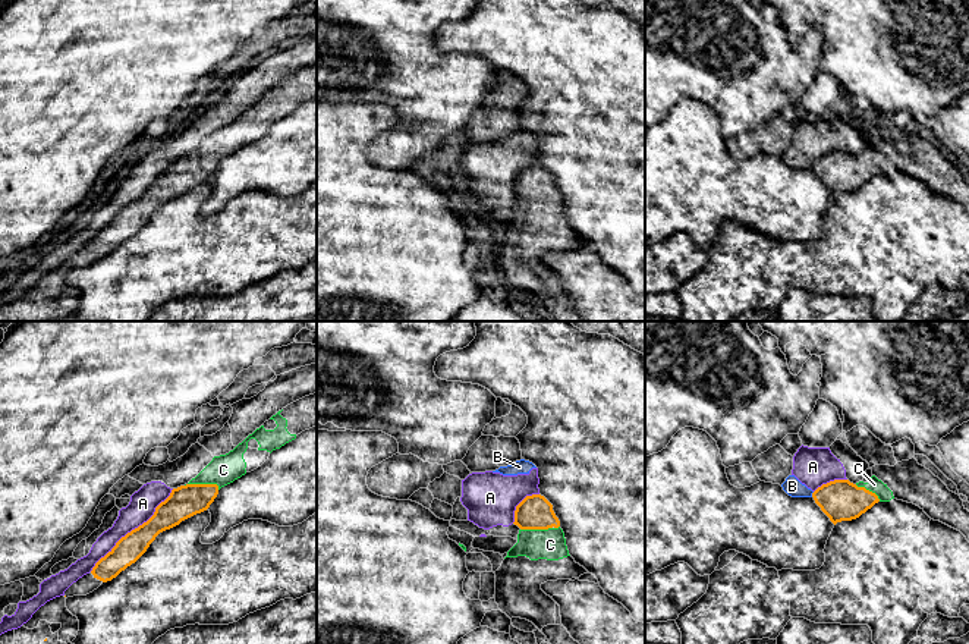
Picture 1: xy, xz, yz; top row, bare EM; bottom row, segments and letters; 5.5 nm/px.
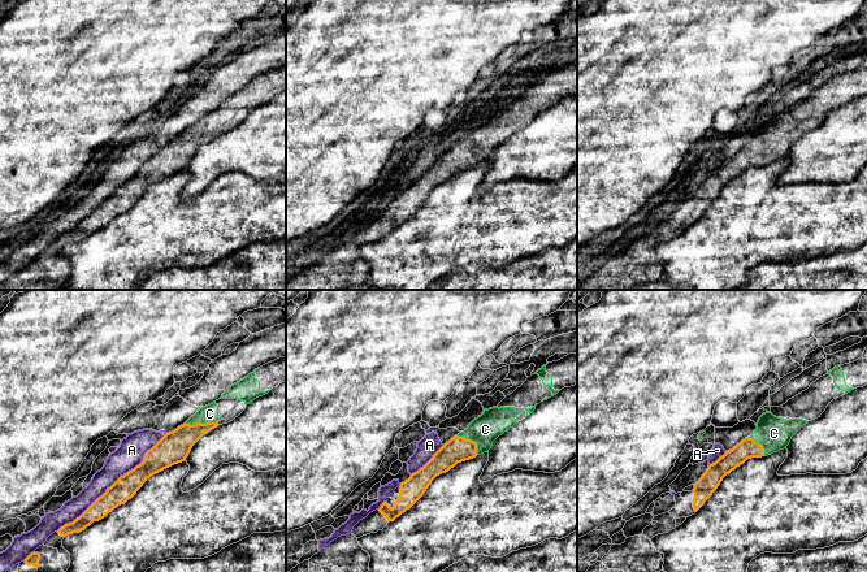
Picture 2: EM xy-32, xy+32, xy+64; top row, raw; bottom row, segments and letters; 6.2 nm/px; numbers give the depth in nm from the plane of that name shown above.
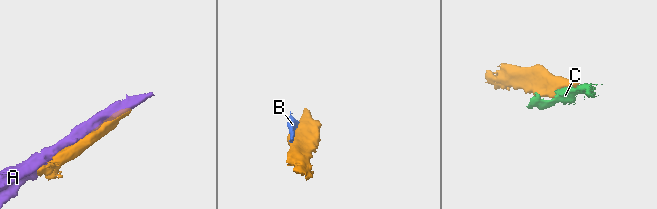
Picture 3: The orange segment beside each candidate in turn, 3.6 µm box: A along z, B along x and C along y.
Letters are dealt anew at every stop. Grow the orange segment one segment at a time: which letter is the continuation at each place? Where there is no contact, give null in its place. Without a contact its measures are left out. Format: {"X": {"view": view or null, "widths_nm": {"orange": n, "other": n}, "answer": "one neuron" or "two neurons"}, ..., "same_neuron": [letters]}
{"A": {"view": "xy", "widths_nm": {"orange": 150, "other": 150}, "answer": "two neurons"}, "B": {"view": "yz", "widths_nm": {"orange": 220, "other": 100}, "answer": "two neurons"}, "C": {"view": "xy", "widths_nm": {"orange": 180, "other": 160}, "answer": "one neuron"}, "same_neuron": ["C"]}

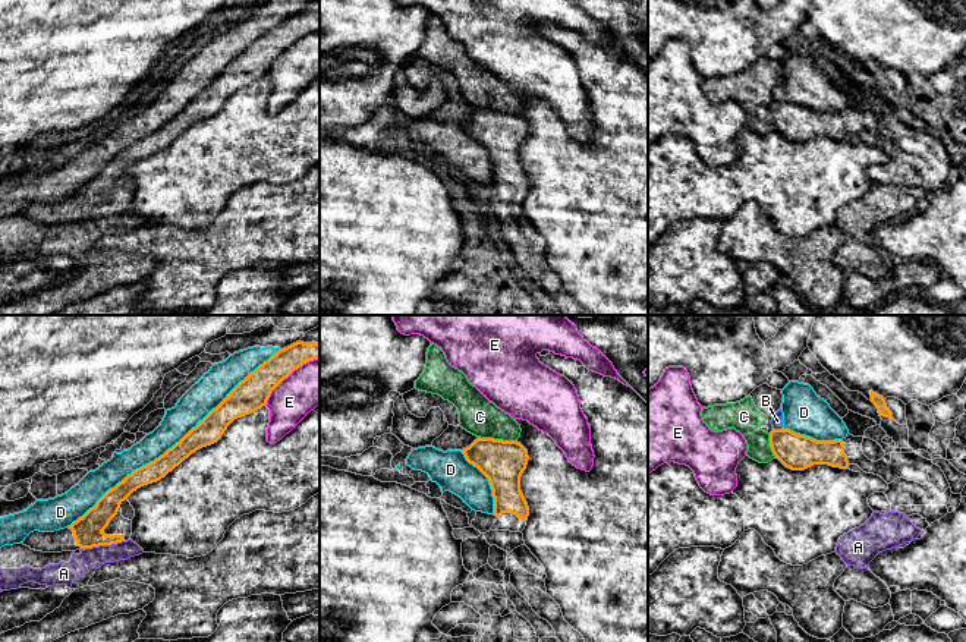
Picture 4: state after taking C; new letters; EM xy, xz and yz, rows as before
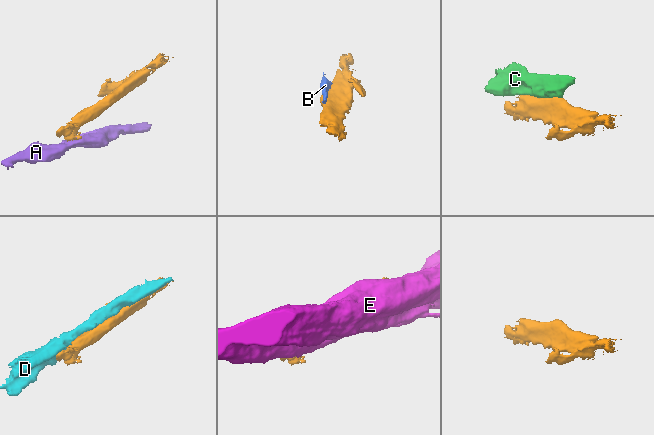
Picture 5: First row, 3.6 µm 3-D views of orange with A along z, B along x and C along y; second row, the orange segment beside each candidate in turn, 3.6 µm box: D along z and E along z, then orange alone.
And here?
{"A": {"view": "xy", "widths_nm": {"orange": 160, "other": 110}, "answer": "two neurons"}, "B": {"view": "yz", "widths_nm": {"orange": 200, "other": 70}, "answer": "two neurons"}, "C": {"view": "xz", "widths_nm": {"orange": 240, "other": 200}, "answer": "two neurons"}, "D": {"view": "xy", "widths_nm": {"orange": 140, "other": 170}, "answer": "two neurons"}, "E": {"view": "xy", "widths_nm": {"orange": 180, "other": 260}, "answer": "two neurons"}, "same_neuron": []}

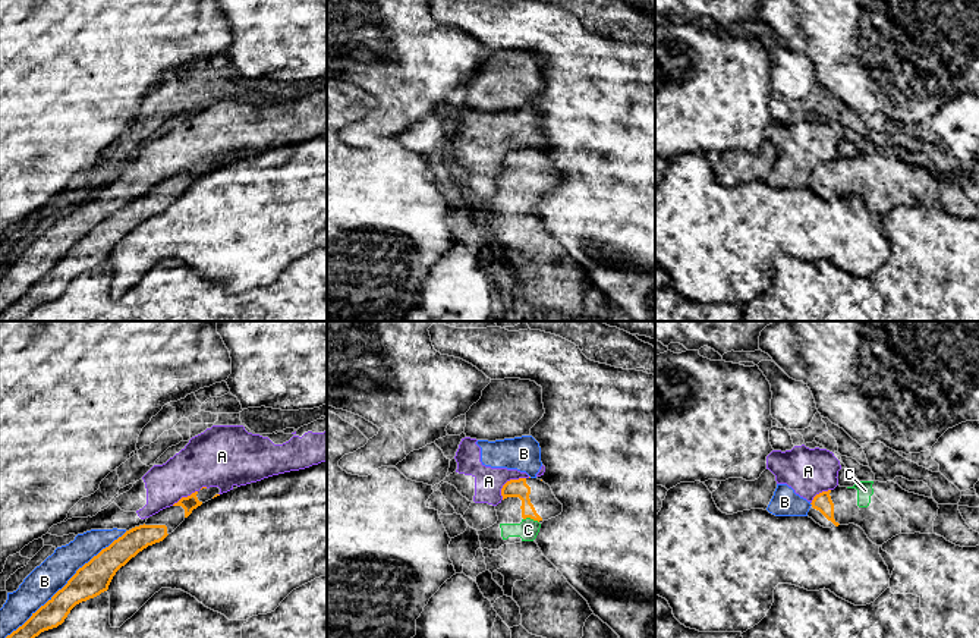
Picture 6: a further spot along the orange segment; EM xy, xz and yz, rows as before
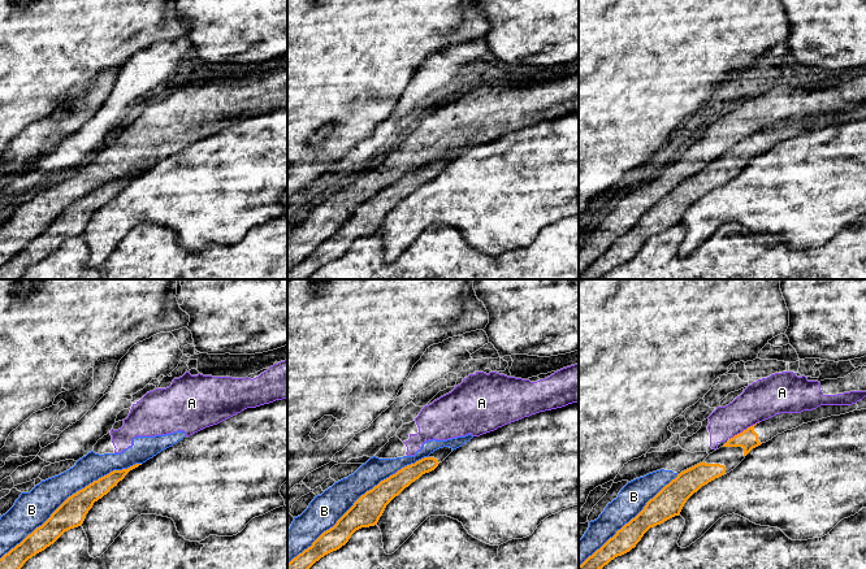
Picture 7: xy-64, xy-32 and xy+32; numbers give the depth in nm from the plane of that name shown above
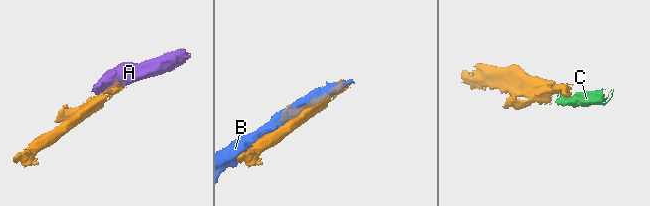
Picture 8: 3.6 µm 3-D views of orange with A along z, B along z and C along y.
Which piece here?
{"A": {"view": "xz", "widths_nm": {"orange": 100, "other": 160}, "answer": "two neurons"}, "B": {"view": "xy", "widths_nm": {"orange": 180, "other": 180}, "answer": "two neurons"}, "C": {"view": "xz", "widths_nm": {"orange": 100, "other": 120}, "answer": "one neuron"}, "same_neuron": ["C"]}

